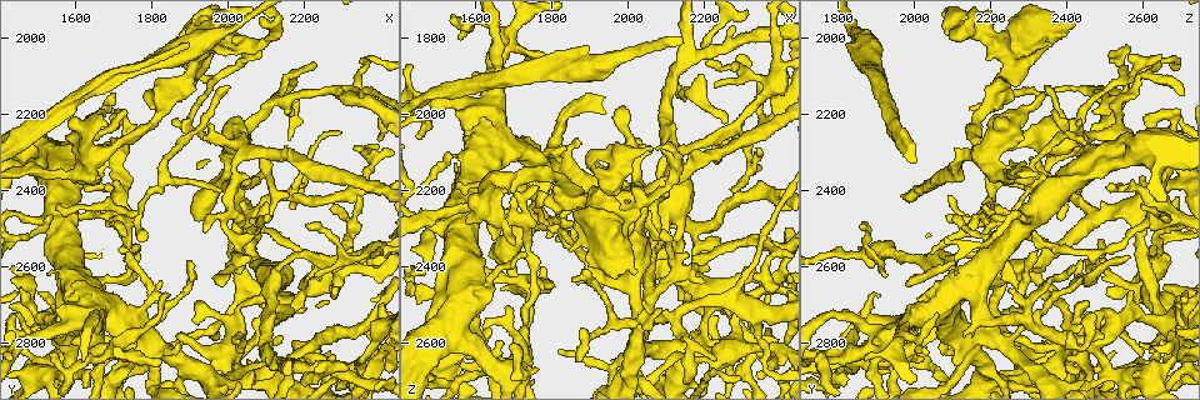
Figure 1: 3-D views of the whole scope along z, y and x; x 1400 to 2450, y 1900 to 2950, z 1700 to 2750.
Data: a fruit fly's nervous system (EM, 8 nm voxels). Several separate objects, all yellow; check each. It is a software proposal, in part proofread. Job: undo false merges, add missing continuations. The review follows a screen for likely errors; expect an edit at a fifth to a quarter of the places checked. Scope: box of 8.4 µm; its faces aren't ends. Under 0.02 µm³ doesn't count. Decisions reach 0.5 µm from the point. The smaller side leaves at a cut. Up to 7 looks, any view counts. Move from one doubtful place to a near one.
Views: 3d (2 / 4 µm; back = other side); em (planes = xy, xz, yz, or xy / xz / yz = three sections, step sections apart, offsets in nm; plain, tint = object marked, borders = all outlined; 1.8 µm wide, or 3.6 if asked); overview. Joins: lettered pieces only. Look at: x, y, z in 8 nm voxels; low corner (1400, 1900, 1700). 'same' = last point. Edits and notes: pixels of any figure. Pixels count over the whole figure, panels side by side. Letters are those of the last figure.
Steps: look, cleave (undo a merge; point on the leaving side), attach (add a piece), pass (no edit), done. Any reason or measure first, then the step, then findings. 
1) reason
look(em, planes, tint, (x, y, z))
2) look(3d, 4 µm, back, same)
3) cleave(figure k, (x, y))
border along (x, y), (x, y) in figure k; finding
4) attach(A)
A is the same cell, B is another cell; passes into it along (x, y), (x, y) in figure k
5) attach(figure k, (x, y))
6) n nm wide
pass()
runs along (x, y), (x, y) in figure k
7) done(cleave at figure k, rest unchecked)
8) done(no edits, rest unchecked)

looks like a crossing
look(em, planes, borders, (1995, 2380, 2695))

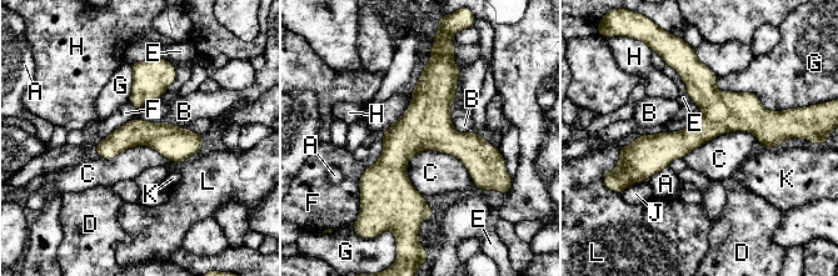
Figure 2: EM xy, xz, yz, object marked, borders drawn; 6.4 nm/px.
C touches over 500 nm
pass()
A, B, C, D, E, F, G, H, J, K and L are other cells; border along (407, 162), (450, 154), (478, 189) in figure 2; continuous, no second neuron

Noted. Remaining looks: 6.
two arms in line, one across
look(em, xz, step 16, tint, (2270, 2610, 2610))

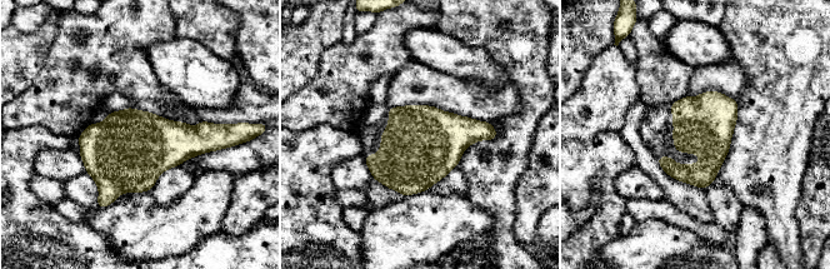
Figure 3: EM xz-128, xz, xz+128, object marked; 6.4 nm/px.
another direction
look(em, planes, borders, same)

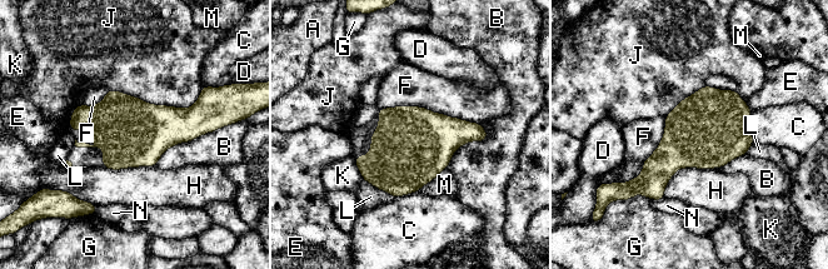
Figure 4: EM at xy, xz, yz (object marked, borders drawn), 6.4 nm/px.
pass()
A, B, C, D, E, F, G, H, J, K, L, M and N are other cells; border along (379, 108), (424, 106), (480, 125) in figure 4; continuous, no second neuron

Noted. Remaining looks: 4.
sharp bend
look(em, planes, plain, (2365, 2850, 2610))

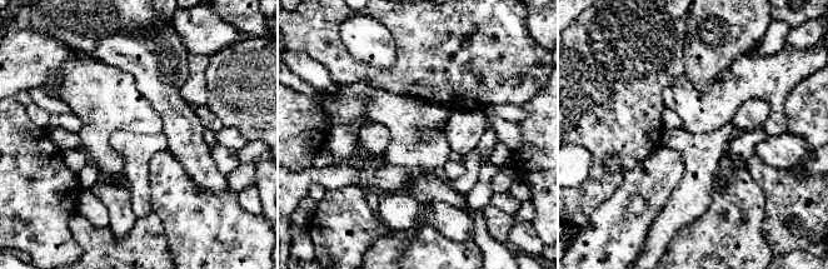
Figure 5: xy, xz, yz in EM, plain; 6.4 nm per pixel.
where the object lies
look(em, planes, tint, same)

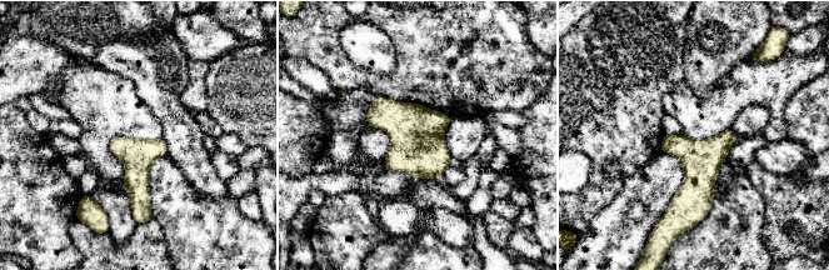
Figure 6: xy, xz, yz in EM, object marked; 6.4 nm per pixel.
look(em, planes, borders, same)

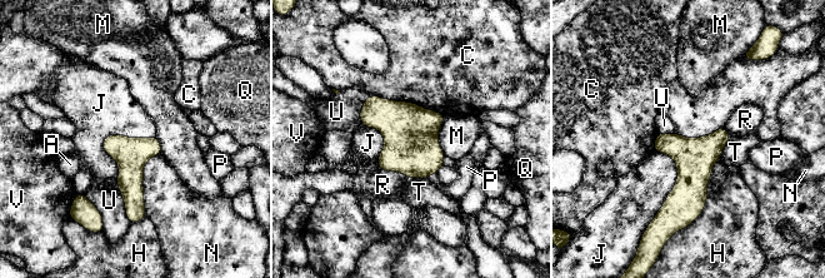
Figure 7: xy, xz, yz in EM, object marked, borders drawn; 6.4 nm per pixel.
C touches over 480 nm
pass()
A, C, H, J, M, N, P, Q, R, T, U and V are other cells; border along (155, 135), (105, 138), (116, 184) in figure 7; all the same neuron

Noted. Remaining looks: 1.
done(no edits, rest unchecked)

